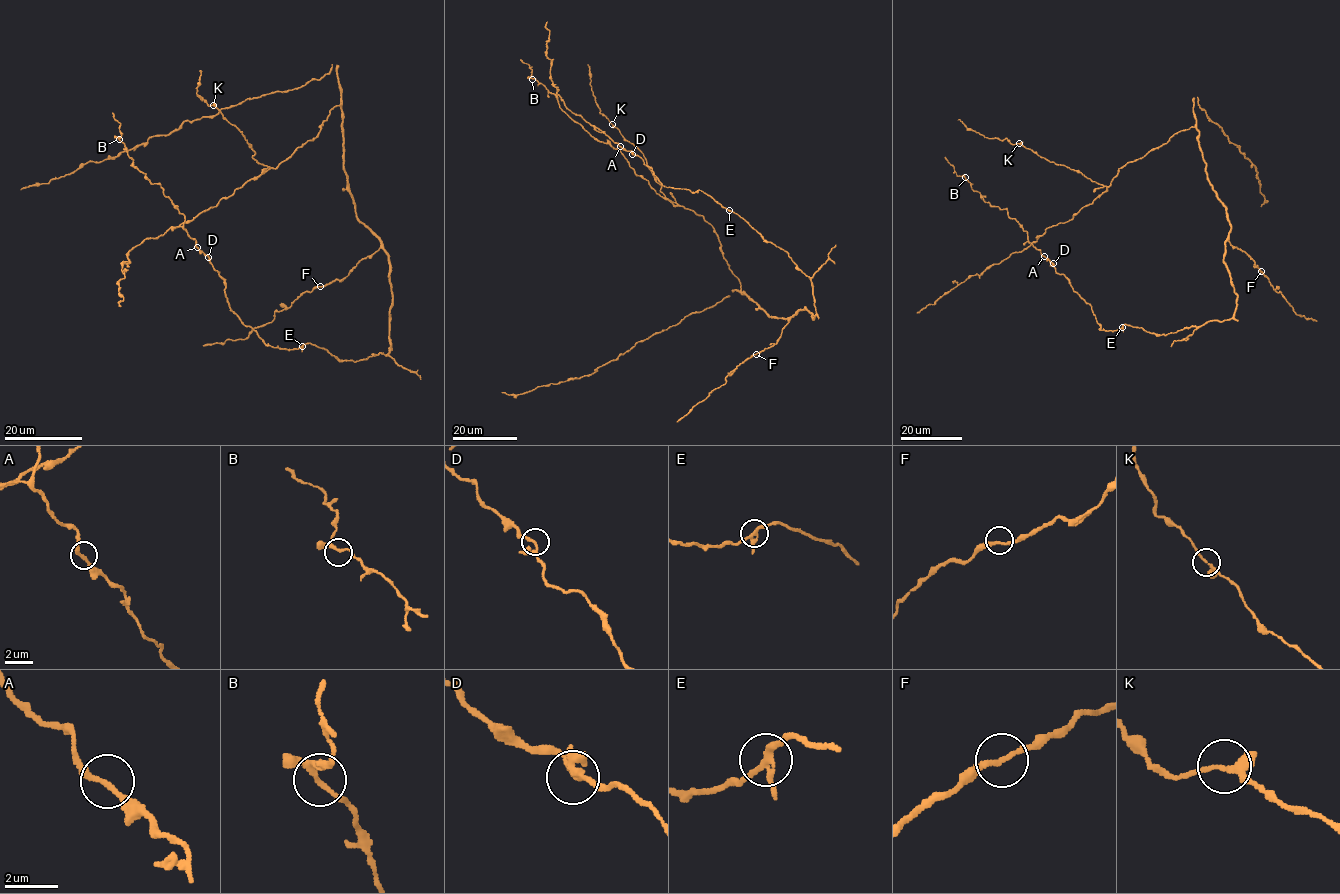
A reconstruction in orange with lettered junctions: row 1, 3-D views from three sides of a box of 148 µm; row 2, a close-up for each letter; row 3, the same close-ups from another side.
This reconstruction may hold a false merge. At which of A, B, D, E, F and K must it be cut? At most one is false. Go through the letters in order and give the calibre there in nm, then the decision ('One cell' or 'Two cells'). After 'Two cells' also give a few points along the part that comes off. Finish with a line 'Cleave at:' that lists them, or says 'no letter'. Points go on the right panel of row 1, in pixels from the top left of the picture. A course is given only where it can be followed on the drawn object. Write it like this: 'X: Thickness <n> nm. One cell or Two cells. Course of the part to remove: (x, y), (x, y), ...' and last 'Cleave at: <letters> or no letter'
A: Thickness 200 nm. One cell
B: Thickness 170 nm. One cell
D: Thickness 130 nm. One cell
E: Thickness 200 nm. One cell
F: Thickness 200 nm. One cell
K: Thickness 200 nm. One cell
Cleave at: no letter

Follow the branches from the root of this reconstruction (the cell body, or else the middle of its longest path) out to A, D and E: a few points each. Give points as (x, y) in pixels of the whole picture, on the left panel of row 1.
A: (388, 253), (391, 349), (354, 362), (310, 343), (268, 346), (231, 310), (219, 272), (197, 247)
D: (388, 253), (391, 349), (354, 362), (310, 343), (268, 346), (231, 310), (208, 257)
E: (388, 253), (392, 296), (387, 354), (373, 354), (354, 362), (340, 360), (310, 343), (302, 345)

